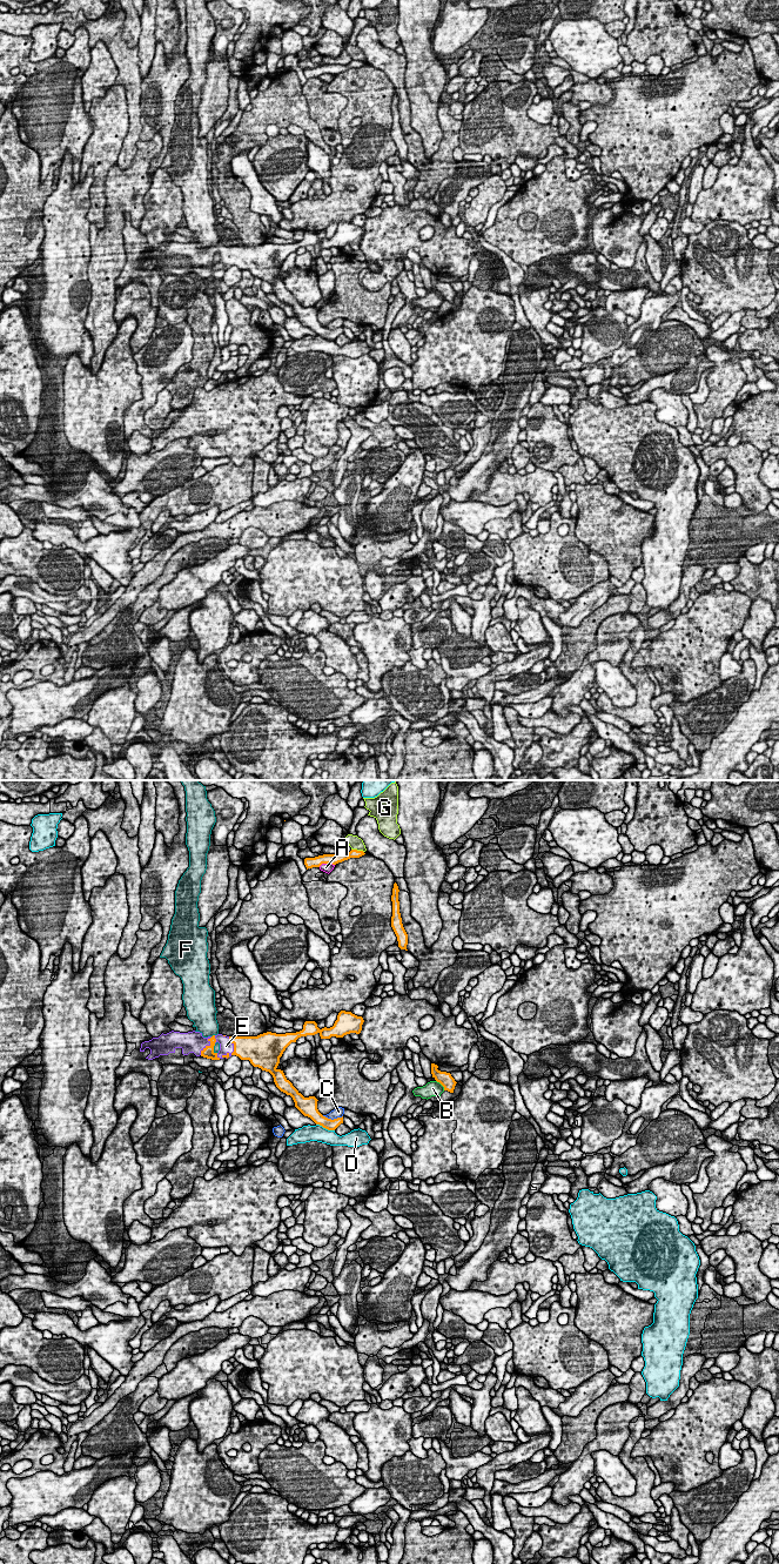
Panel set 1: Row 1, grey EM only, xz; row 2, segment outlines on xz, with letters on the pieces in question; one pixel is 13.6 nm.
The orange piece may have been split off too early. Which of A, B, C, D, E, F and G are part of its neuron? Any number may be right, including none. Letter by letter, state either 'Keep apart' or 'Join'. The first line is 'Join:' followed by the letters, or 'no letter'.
Join: E
A: Keep apart
B: Keep apart
C: Keep apart
D: Keep apart
E: Join
F: Keep apart
G: Keep apart

